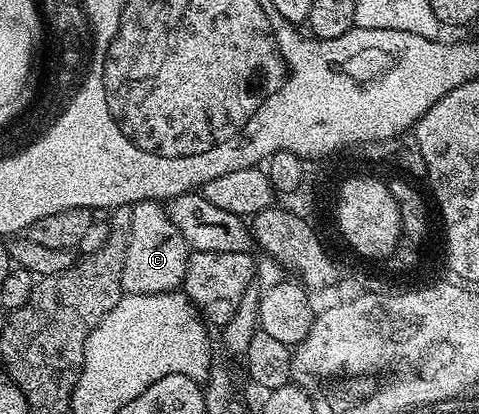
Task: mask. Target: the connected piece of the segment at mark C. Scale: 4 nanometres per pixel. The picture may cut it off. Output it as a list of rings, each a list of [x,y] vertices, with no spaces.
[[[138,201],[132,206],[130,247],[122,267],[125,294],[154,295],[175,293],[183,286],[190,248],[178,227],[171,221],[167,208],[158,201]]]

